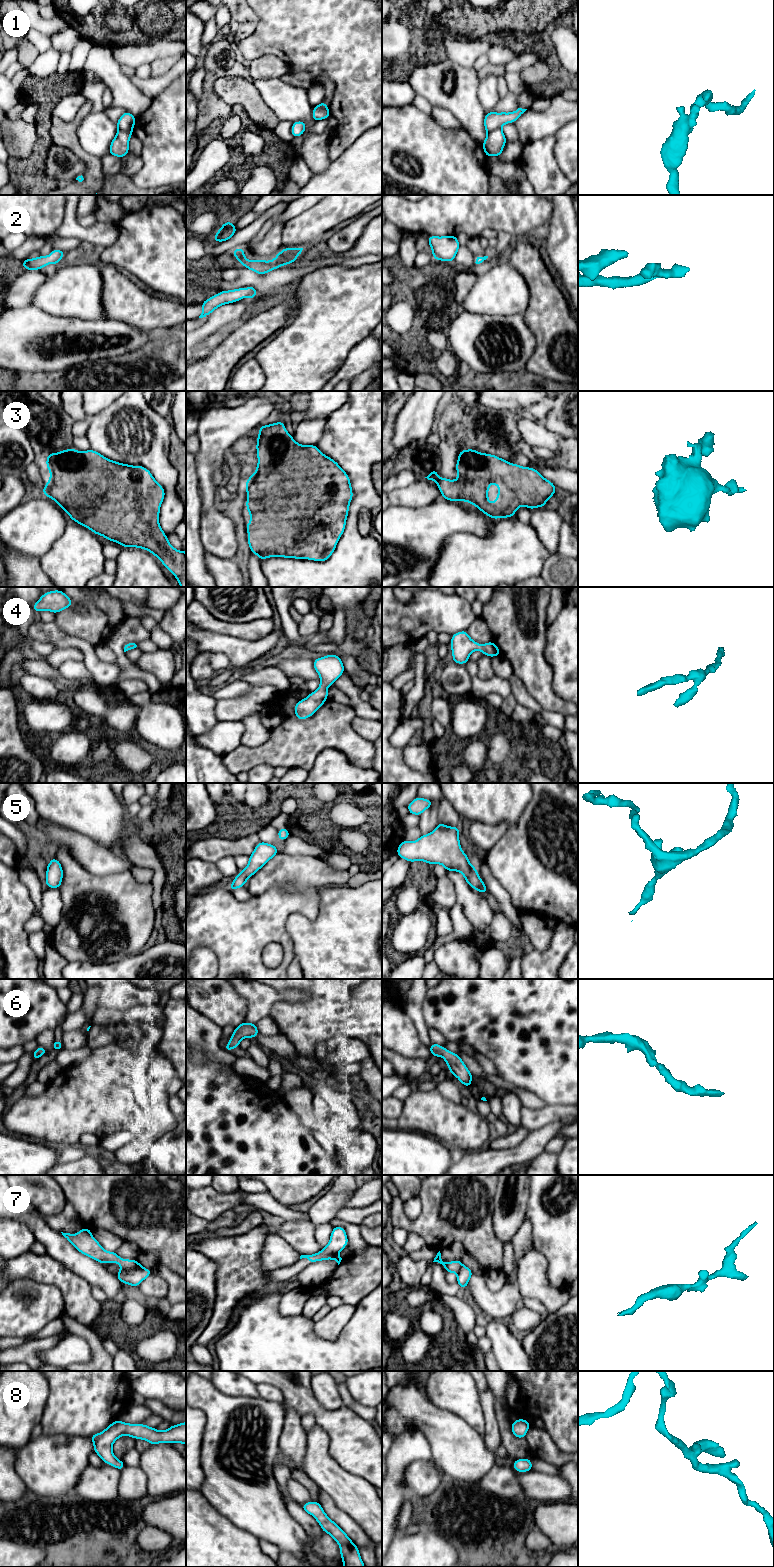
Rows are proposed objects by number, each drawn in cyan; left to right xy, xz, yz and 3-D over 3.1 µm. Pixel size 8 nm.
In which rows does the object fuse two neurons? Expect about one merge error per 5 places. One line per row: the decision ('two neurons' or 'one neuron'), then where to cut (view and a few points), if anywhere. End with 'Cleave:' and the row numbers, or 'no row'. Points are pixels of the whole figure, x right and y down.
1: two neurons; cut in xy along (118, 128), (124, 131), (131, 131)
2: one neuron; no cut
3: one neuron; no cut
4: one neuron; no cut
5: one neuron; no cut
6: one neuron; no cut
7: one neuron; no cut
8: one neuron; no cut
Cleave: 1

